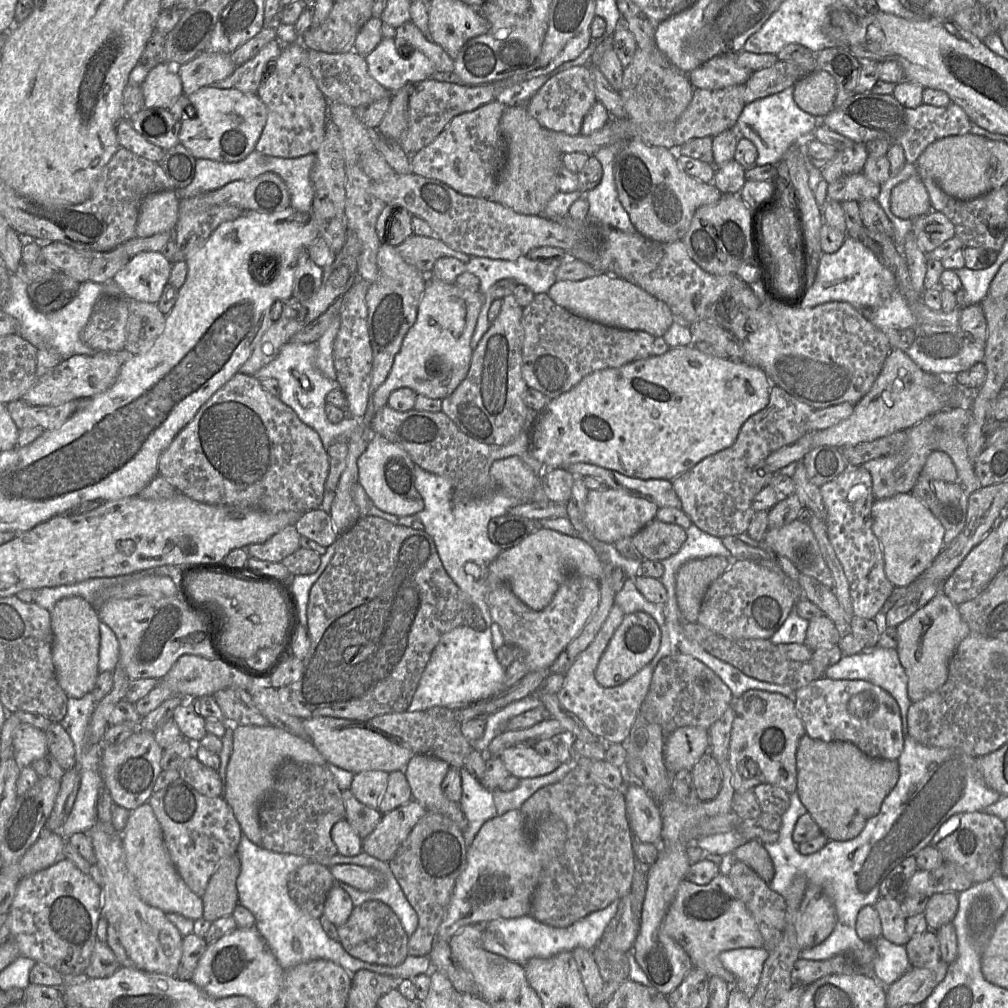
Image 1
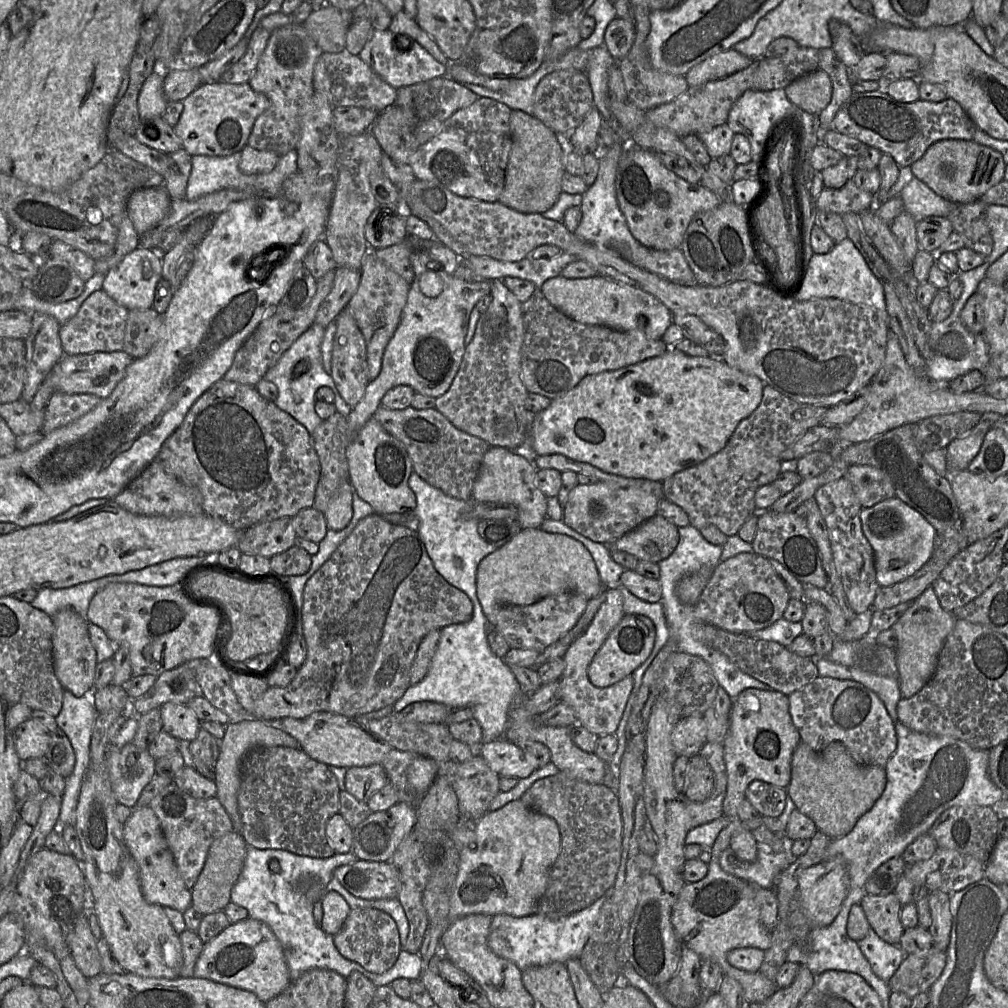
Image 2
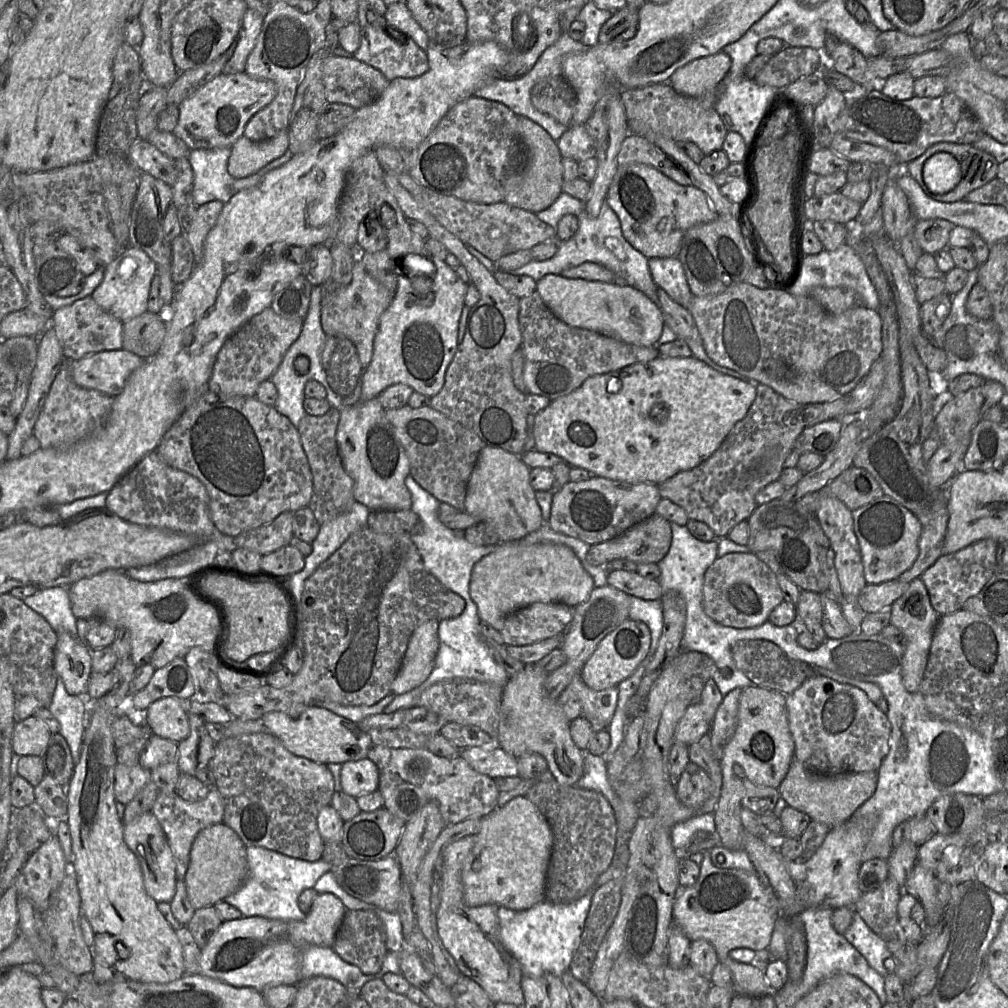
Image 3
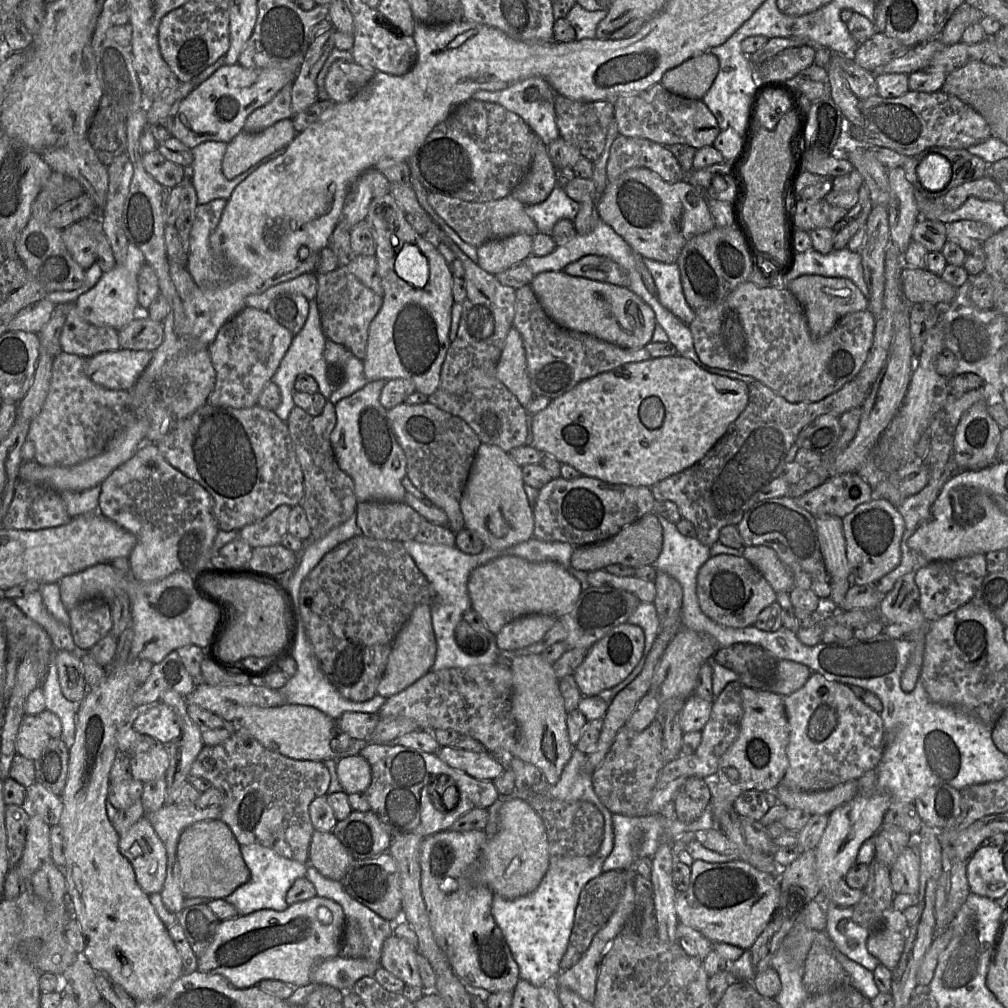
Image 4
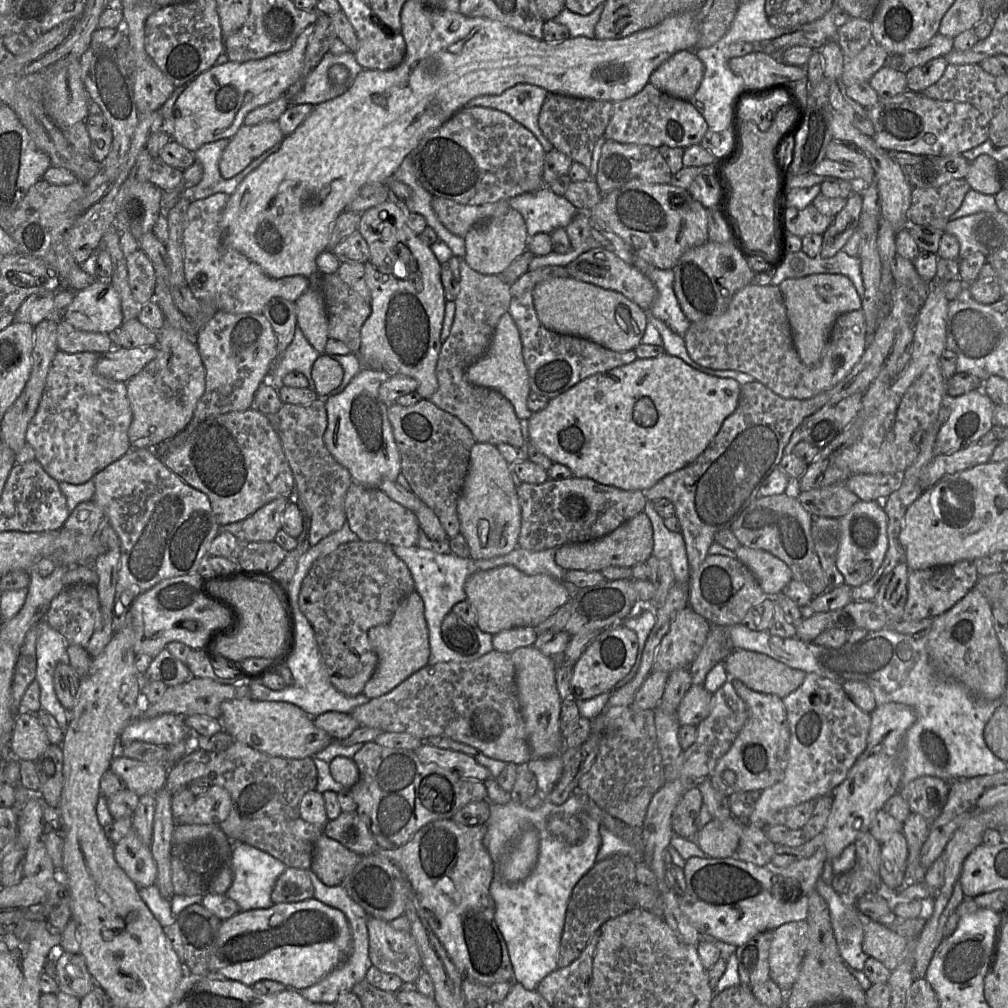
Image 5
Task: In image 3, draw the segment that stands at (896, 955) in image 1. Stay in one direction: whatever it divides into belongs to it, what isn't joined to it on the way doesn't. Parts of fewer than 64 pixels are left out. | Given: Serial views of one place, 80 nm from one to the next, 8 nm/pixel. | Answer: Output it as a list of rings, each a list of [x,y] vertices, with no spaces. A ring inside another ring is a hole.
[[[855,912],[849,927],[842,933],[866,959],[869,966],[881,976],[893,973],[894,959],[887,947],[887,941],[876,935]]]

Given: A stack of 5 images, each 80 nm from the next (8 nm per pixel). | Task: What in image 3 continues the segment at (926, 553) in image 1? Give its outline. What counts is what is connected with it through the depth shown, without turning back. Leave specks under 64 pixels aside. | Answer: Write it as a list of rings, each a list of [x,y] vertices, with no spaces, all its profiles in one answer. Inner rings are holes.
[[[884,495],[852,511],[852,516],[867,584],[897,580],[914,564],[919,554],[922,524],[913,512]]]

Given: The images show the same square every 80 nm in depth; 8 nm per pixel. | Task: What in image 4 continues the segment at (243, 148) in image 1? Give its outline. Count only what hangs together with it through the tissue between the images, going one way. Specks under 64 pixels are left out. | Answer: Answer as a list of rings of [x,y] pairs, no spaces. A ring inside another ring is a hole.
[[[223,65],[196,87],[180,104],[174,115],[172,136],[190,149],[207,141],[229,143],[243,131],[247,117],[269,103],[296,75],[280,68],[245,68]]]

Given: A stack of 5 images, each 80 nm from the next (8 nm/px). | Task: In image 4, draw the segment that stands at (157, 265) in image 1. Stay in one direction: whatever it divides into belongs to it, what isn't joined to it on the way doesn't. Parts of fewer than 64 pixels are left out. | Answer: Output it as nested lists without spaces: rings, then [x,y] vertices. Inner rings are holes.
[[[129,243],[125,262],[103,273],[95,286],[77,298],[75,305],[79,314],[93,325],[122,329],[138,315],[138,275],[146,263],[145,256],[139,248]]]

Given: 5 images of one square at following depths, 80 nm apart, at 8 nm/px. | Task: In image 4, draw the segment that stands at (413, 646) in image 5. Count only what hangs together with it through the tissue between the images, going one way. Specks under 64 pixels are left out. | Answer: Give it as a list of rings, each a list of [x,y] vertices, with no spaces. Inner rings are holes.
[[[420,604],[414,608],[405,625],[397,634],[389,654],[385,672],[377,687],[377,695],[393,696],[432,670],[437,644],[432,626],[430,606]]]

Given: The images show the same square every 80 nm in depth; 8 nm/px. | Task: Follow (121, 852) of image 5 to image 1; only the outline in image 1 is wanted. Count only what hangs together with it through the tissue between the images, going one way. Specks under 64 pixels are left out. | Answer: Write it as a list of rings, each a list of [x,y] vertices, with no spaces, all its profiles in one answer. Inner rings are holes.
[[[142,804],[131,811],[122,833],[126,866],[141,899],[165,913],[177,913],[193,921],[203,917],[203,902],[177,872],[162,837],[152,807]]]

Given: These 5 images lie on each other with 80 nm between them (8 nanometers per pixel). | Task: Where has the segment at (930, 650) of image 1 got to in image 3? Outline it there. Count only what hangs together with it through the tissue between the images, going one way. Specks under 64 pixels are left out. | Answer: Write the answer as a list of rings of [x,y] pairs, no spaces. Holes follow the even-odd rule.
[[[915,578],[909,582],[908,589],[890,606],[890,611],[890,624],[901,630],[904,635],[904,655],[901,668],[902,683],[907,692],[915,693],[919,690],[923,679],[933,632],[940,616],[932,607],[927,588],[920,578]]]

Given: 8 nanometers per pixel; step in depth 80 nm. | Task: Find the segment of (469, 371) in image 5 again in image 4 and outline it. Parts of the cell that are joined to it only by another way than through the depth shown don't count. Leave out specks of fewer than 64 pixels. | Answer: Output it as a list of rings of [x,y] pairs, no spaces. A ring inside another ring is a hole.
[[[515,326],[511,327],[506,336],[496,367],[496,376],[524,407],[528,405],[533,391],[528,375],[523,339]]]

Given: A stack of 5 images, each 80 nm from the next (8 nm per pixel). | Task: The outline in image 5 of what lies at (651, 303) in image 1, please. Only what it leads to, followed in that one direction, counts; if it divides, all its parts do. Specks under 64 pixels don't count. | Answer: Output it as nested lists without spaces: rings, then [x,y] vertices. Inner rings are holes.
[[[571,276],[539,282],[533,291],[533,303],[547,329],[585,338],[614,351],[628,351],[640,345],[648,322],[647,312],[622,293]]]

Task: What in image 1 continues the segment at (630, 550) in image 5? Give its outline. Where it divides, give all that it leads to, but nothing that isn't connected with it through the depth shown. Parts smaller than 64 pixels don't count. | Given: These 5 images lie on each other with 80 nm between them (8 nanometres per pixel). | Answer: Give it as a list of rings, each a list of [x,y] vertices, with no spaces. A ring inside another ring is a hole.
[[[654,519],[632,536],[642,559],[662,561],[676,554],[687,538],[684,528]]]

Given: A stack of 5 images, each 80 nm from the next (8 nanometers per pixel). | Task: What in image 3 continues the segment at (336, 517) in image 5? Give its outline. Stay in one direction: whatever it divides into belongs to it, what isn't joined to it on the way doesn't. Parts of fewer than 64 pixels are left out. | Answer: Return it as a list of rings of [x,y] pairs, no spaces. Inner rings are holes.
[[[331,406],[327,413],[322,416],[306,414],[296,427],[313,478],[312,496],[307,507],[312,510],[320,525],[348,511],[355,501],[354,481],[343,467],[336,440],[339,419],[340,410]]]

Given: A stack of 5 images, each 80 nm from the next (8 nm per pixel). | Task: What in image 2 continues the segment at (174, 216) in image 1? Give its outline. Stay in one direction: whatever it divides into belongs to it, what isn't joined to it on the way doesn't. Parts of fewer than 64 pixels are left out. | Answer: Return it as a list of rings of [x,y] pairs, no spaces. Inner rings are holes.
[[[142,188],[129,196],[127,211],[139,236],[154,229],[164,220],[171,202],[165,188]]]

